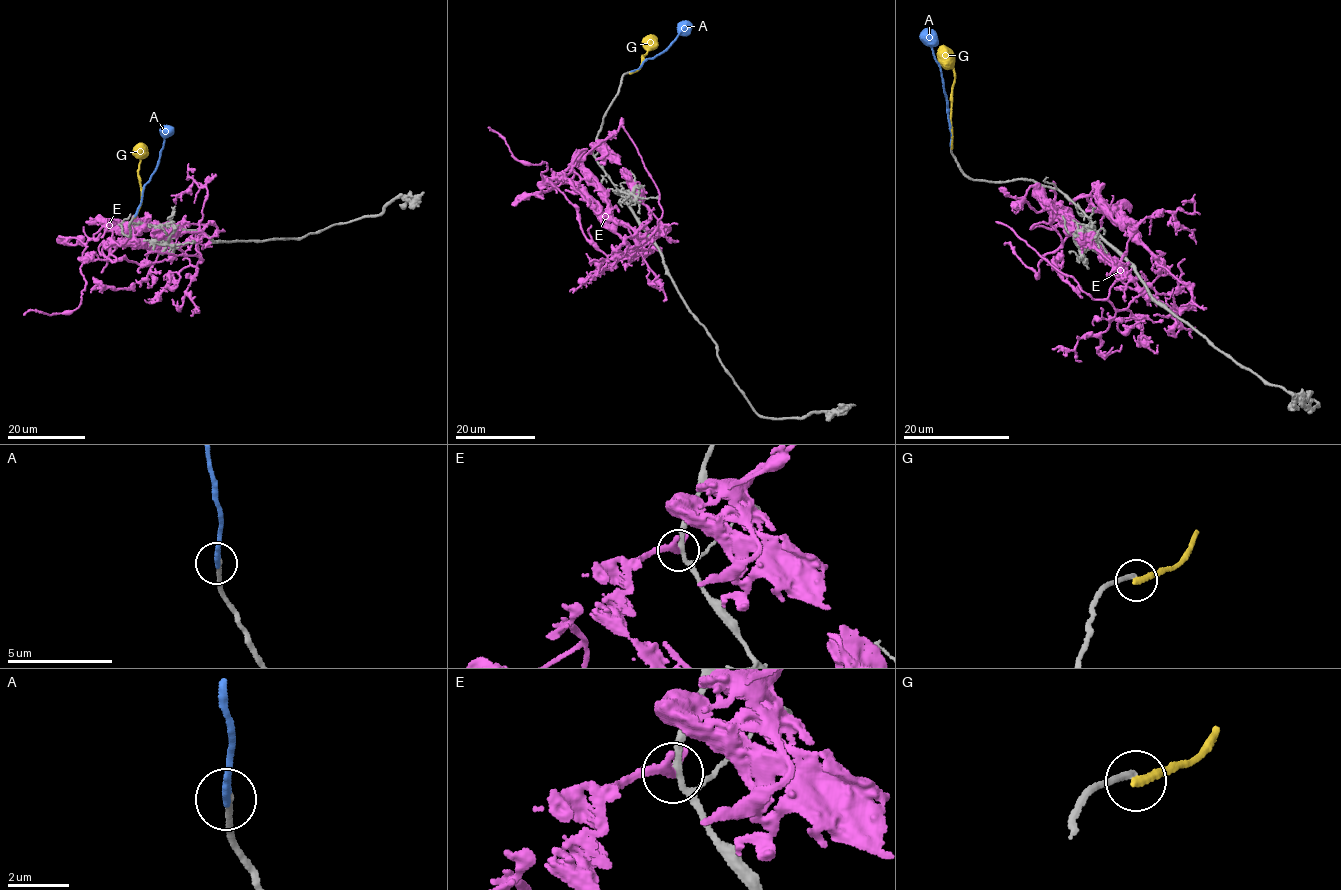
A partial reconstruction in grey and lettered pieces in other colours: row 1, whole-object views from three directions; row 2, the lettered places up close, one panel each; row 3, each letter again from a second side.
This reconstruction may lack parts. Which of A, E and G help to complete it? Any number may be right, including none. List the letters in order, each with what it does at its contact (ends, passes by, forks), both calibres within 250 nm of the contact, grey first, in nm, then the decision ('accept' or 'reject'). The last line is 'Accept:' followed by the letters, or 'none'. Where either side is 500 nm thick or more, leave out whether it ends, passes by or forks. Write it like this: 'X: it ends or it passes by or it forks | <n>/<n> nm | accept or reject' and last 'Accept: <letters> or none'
A: it ends | 240/280 nm | accept
E: it passes by | 170/280 nm | reject
G: it ends | 240/280 nm | reject
Accept: A

